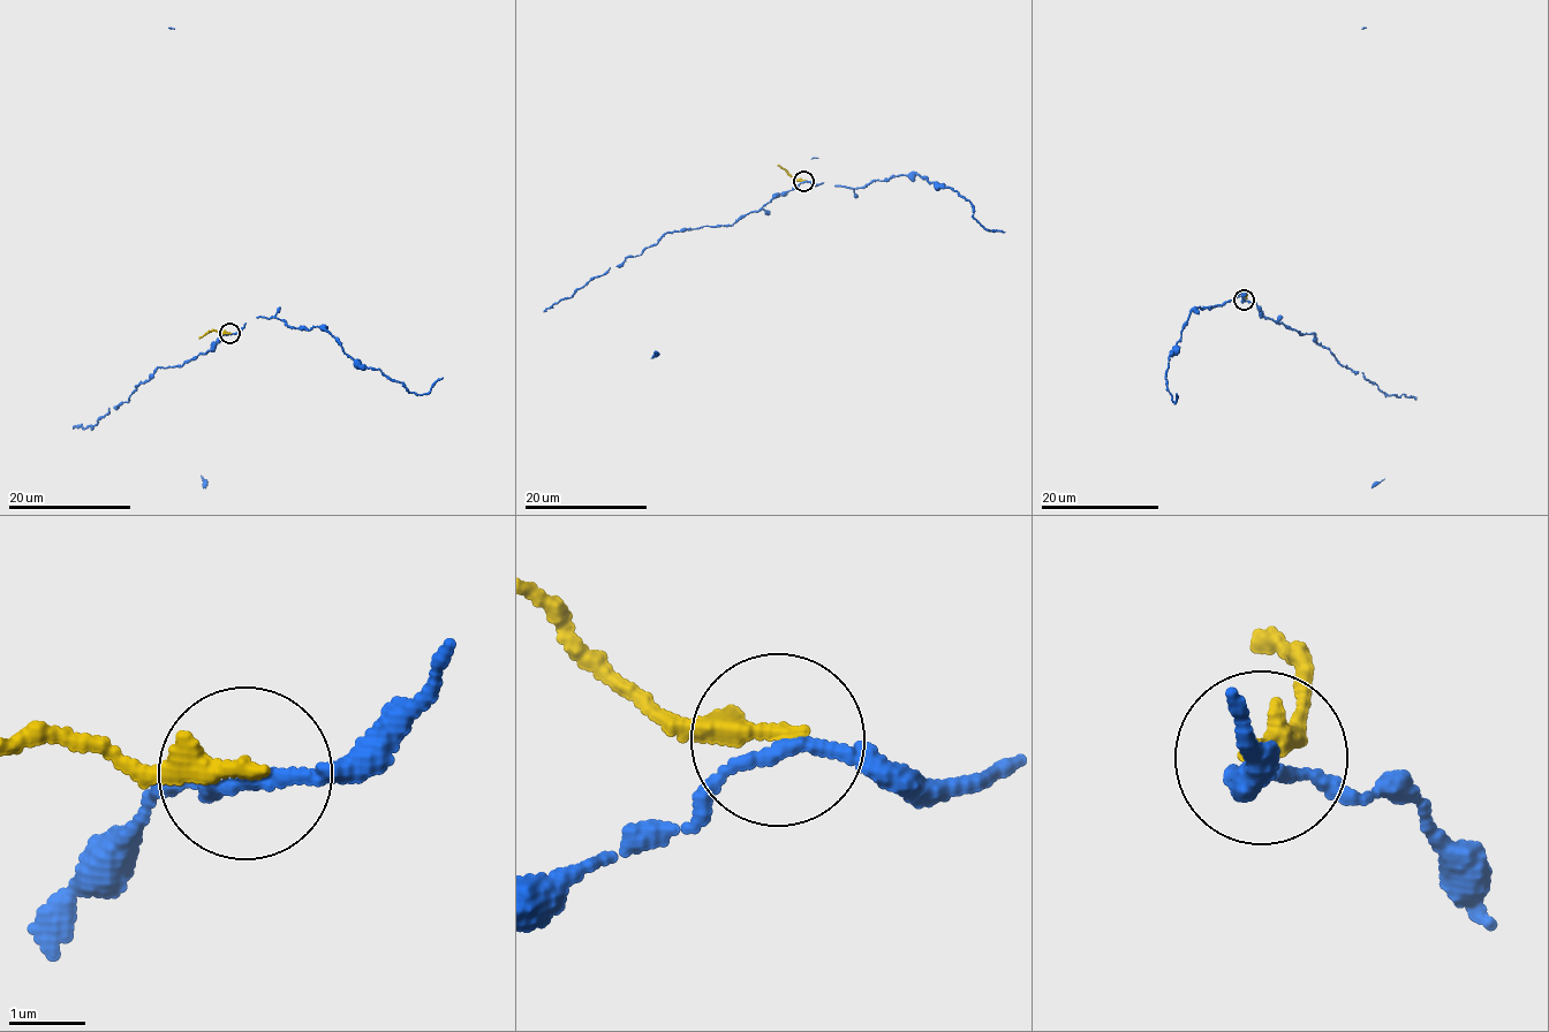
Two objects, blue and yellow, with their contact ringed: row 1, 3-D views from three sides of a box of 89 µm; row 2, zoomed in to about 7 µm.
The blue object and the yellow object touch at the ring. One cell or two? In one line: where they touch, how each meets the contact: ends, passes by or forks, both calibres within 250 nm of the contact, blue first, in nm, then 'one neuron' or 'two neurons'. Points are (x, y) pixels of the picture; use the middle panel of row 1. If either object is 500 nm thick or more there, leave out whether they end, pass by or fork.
(803, 181) | blue passes by | yellow ends | 150/300 nm | two neurons

